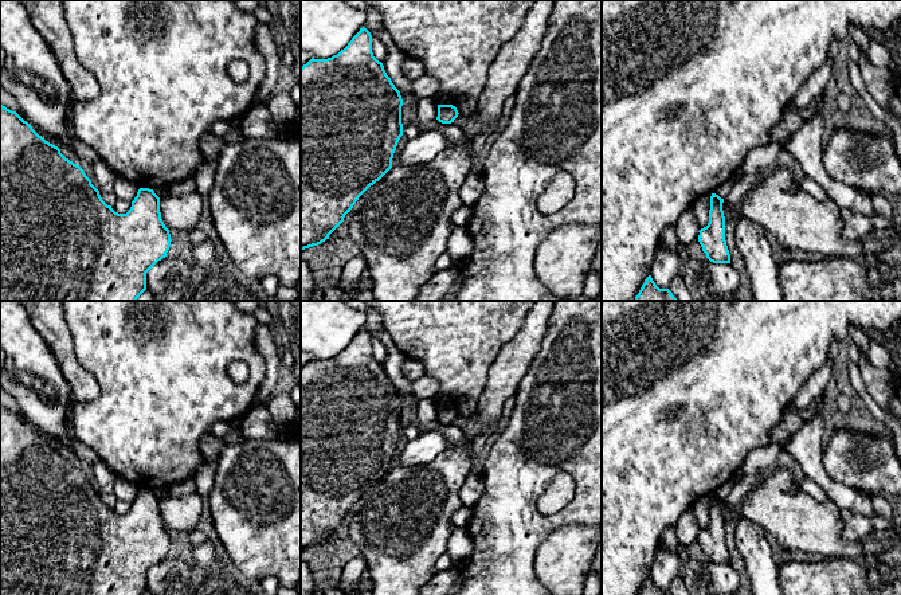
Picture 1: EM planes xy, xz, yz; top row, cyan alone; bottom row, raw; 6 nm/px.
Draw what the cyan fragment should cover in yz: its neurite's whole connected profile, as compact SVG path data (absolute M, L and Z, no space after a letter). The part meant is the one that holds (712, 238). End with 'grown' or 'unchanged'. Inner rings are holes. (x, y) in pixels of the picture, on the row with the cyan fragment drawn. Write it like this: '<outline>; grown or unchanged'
M712 193L709 223L700 230L698 242L706 258L713 263L730 263L730 254L725 240L724 199Z; unchanged

